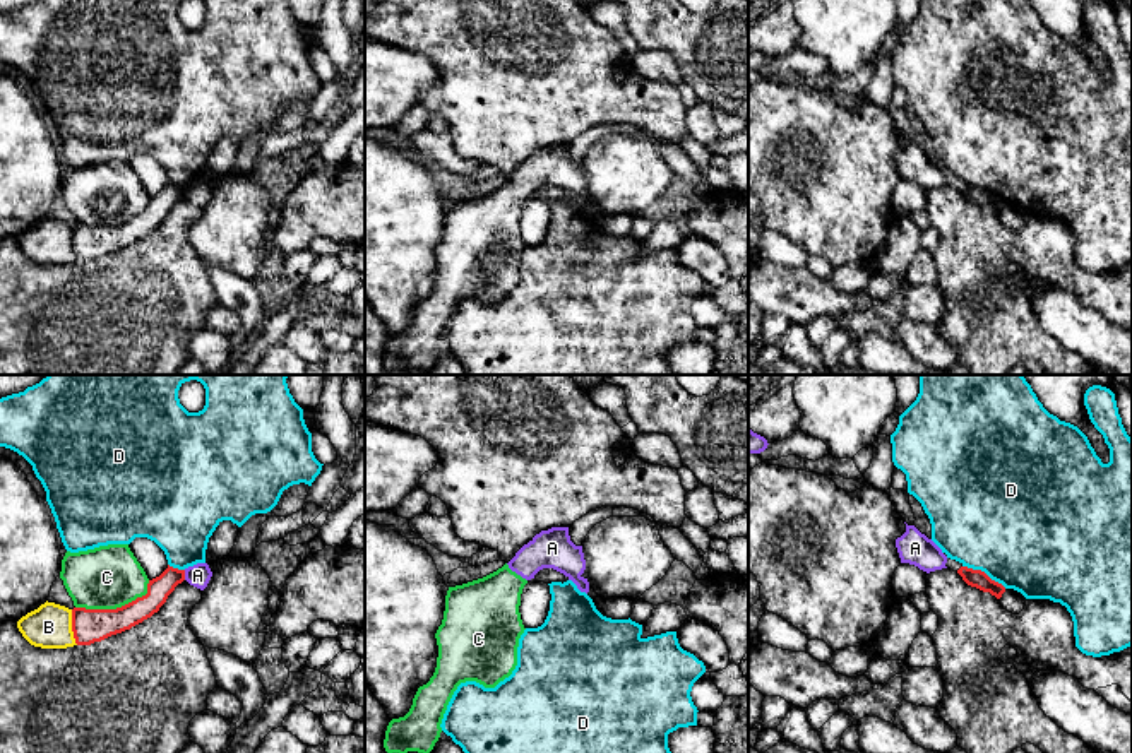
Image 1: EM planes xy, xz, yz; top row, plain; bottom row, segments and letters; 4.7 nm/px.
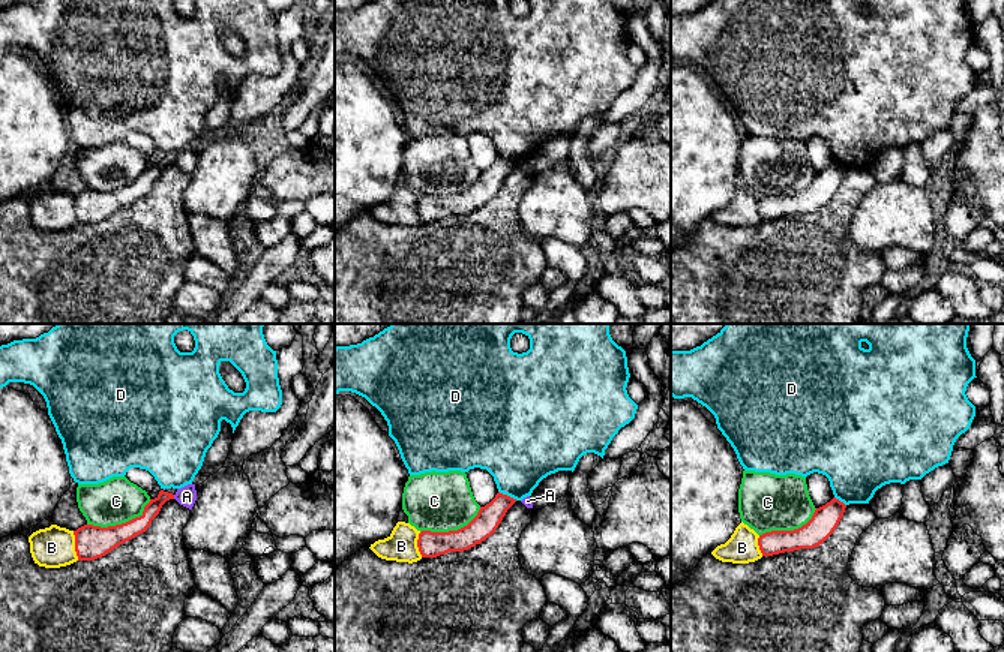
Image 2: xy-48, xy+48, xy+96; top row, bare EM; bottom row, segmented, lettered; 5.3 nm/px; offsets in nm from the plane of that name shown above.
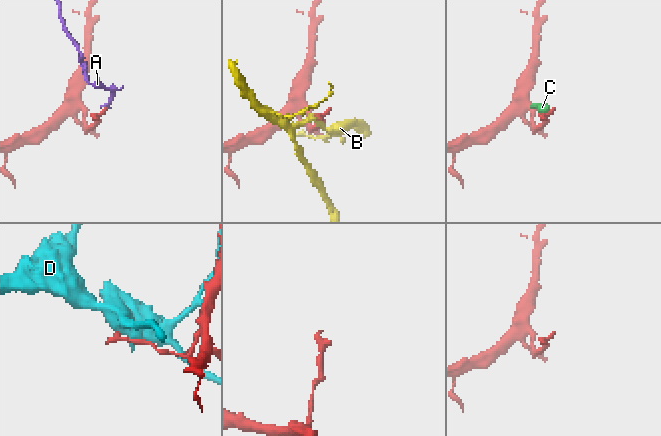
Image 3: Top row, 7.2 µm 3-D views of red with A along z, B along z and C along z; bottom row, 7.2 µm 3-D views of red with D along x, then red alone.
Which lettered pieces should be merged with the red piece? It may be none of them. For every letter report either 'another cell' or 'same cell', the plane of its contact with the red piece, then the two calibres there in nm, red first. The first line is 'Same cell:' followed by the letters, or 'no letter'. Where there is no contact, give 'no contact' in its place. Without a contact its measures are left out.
Same cell: no letter
A: another cell | xy | 110/110 nm
B: another cell | xy | 160/200 nm
C: another cell | xy | 160/300 nm
D: another cell | yz | 90/500 nm

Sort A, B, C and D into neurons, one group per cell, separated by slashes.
A C / B / D

